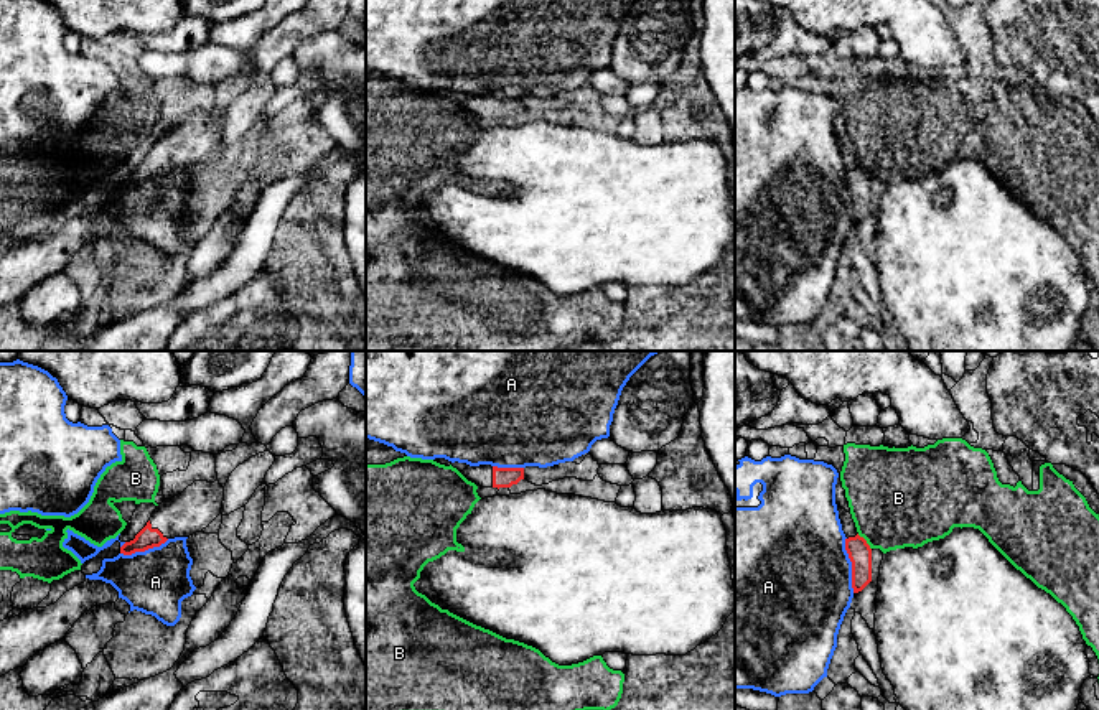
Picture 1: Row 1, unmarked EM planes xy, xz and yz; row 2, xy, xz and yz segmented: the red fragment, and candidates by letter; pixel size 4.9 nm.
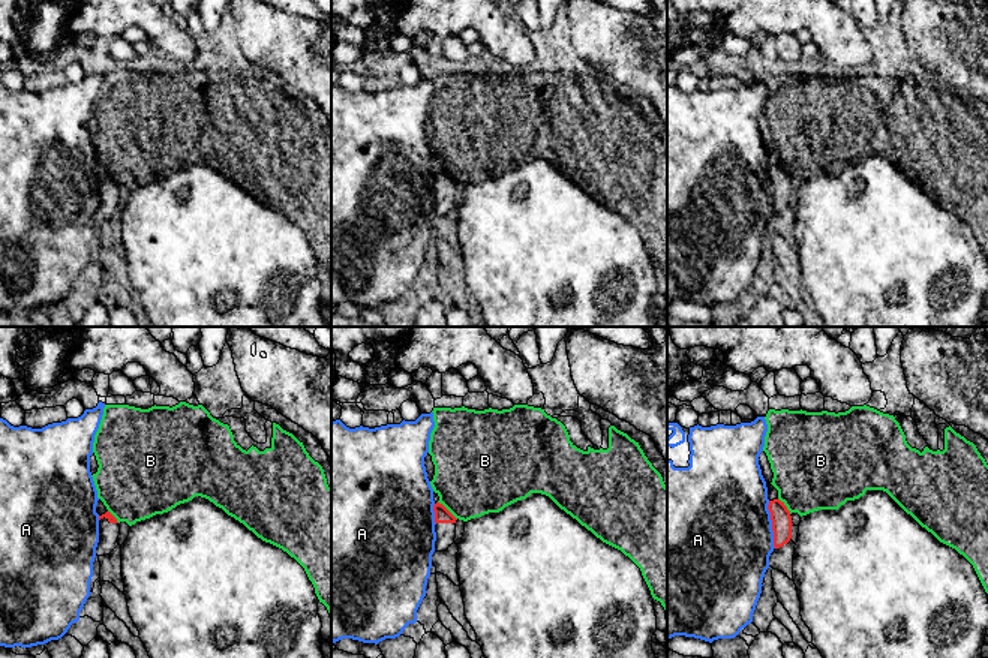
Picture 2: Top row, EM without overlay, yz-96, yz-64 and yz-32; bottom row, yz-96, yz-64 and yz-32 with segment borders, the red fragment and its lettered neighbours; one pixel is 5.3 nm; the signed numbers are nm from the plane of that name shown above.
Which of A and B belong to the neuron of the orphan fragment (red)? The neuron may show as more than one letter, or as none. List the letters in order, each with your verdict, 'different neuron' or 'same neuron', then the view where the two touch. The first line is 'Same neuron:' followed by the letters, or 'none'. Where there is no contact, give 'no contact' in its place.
Same neuron: none
A: different neuron; contact in yz
B: different neuron; contact in yz

